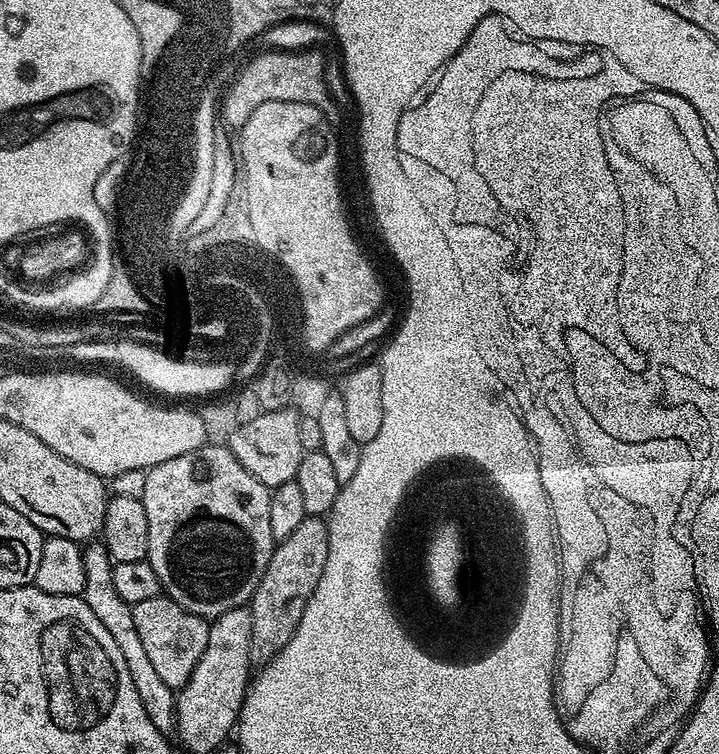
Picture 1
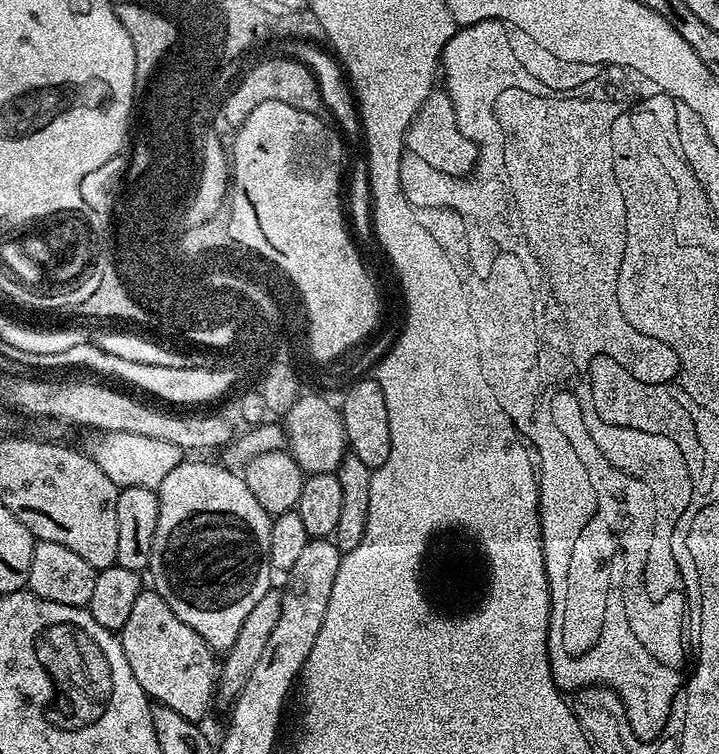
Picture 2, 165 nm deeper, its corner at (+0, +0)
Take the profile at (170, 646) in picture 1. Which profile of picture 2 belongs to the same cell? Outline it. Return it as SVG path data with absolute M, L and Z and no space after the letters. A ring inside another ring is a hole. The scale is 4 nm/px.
M142 590L118 635L126 662L130 662L130 670L149 701L182 714L187 720L203 721L218 688L218 660L202 634L186 626L154 590Z

